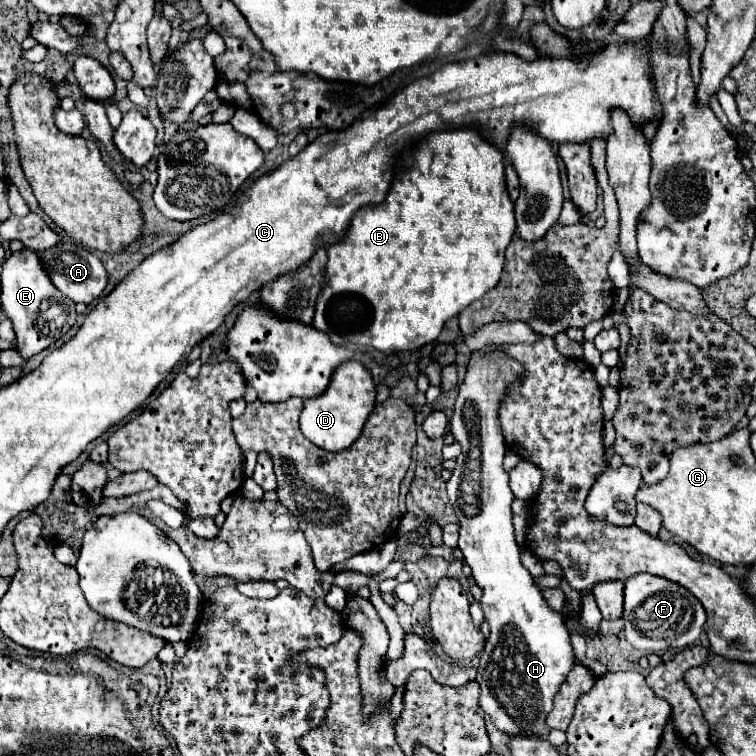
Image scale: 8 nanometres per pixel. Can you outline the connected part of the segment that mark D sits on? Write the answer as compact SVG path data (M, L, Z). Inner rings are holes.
M356 360L342 362L332 374L328 390L324 390L320 398L304 400L304 410L300 414L300 430L312 444L324 450L330 452L346 450L362 434L362 426L370 416L370 412L374 410L374 404L376 404L376 386L372 382L370 370Z

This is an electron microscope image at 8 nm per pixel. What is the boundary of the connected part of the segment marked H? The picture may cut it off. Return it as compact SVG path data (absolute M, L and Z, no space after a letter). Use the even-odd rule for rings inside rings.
M496 348L472 352L466 378L460 384L450 432L462 446L462 454L446 488L462 526L458 548L472 568L476 584L482 588L480 608L490 626L476 676L482 688L478 706L482 714L492 718L498 730L510 736L546 736L544 722L548 710L552 710L552 698L576 658L564 618L544 602L540 588L520 562L520 548L514 540L510 510L514 494L508 486L508 472L502 468L506 444L500 430L498 408L506 396L506 386L522 378L524 366L494 350Z

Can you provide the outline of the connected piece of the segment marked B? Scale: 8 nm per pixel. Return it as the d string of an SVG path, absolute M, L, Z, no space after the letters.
M444 130L444 134L428 134L412 154L408 154L408 160L404 158L404 170L396 174L392 180L392 186L380 202L380 206L362 206L354 216L352 222L338 242L328 246L328 264L326 264L326 284L318 296L316 302L316 314L314 314L314 328L328 334L328 338L338 346L358 346L360 342L368 342L368 346L380 350L380 352L406 352L406 350L418 350L424 344L430 344L438 338L448 318L458 316L466 306L470 306L474 300L480 300L490 288L496 286L500 280L500 272L504 268L504 250L510 244L516 230L514 222L514 204L506 192L504 182L504 154L502 150L496 150L490 142L484 142L476 130Z

